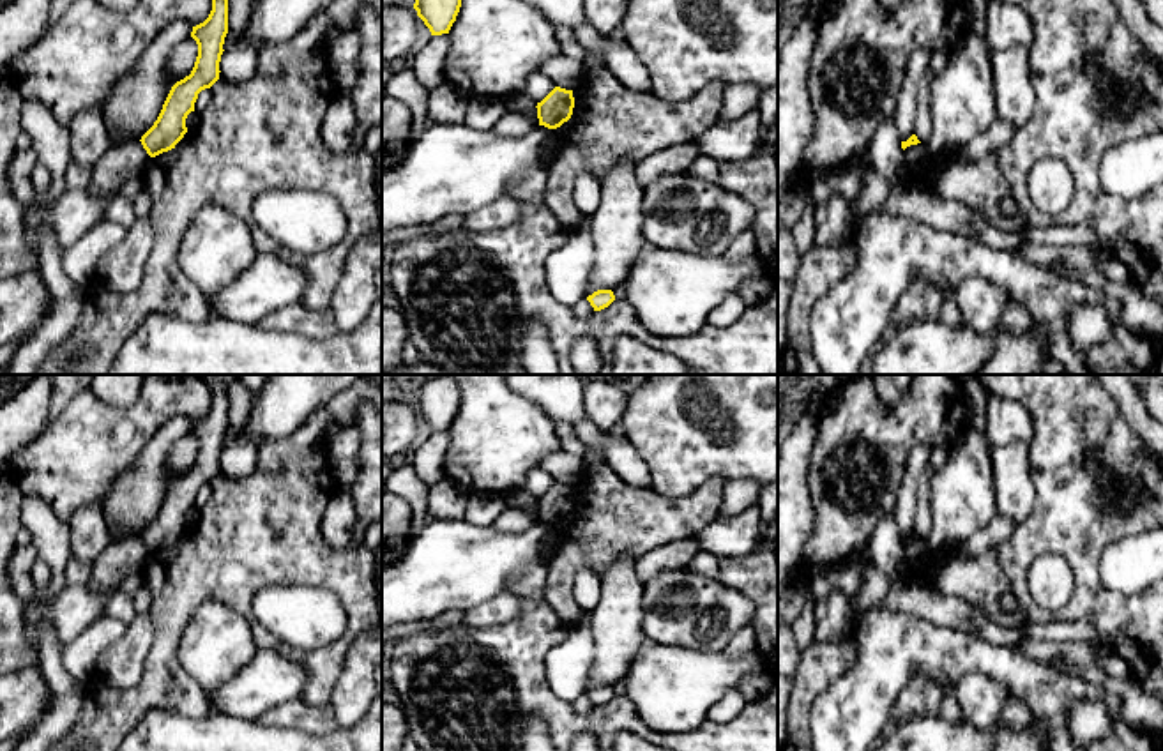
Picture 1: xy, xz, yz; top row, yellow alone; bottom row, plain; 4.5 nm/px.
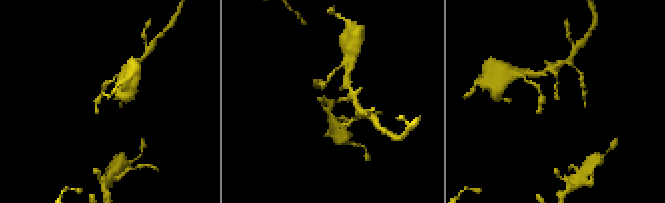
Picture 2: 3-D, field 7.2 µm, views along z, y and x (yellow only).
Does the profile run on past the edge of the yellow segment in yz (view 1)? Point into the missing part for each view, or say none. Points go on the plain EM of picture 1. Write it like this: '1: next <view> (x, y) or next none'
1: next none

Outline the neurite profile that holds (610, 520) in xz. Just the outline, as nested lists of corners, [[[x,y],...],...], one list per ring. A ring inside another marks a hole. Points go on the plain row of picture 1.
[[[601,467],[573,486],[573,511],[557,528],[557,546],[551,562],[546,565],[544,601],[566,622],[573,624],[582,617],[574,599],[574,578],[582,567],[594,569],[599,578],[619,558],[640,558],[673,541],[696,537],[721,514],[725,479],[711,477],[695,491],[670,498],[647,488],[636,488],[622,481],[612,468]]]

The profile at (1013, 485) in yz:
[[[992,444],[997,512],[1022,525],[1034,507],[1034,484],[1029,472],[1029,444]]]

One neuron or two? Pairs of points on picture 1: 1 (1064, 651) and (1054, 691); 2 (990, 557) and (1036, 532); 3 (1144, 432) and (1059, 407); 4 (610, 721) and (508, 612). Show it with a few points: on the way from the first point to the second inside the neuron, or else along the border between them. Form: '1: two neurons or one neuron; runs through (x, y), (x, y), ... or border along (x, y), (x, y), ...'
1: two neurons; border along (1017, 644), (1047, 665)
2: two neurons; border along (995, 548), (999, 566), (1011, 591)
3: two neurons; border along (1109, 393), (1126, 424), (1144, 442)
4: two neurons; border along (522, 599), (516, 617), (472, 628)

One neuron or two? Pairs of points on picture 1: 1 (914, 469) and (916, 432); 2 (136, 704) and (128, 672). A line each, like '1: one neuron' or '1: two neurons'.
1: two neurons
2: two neurons

